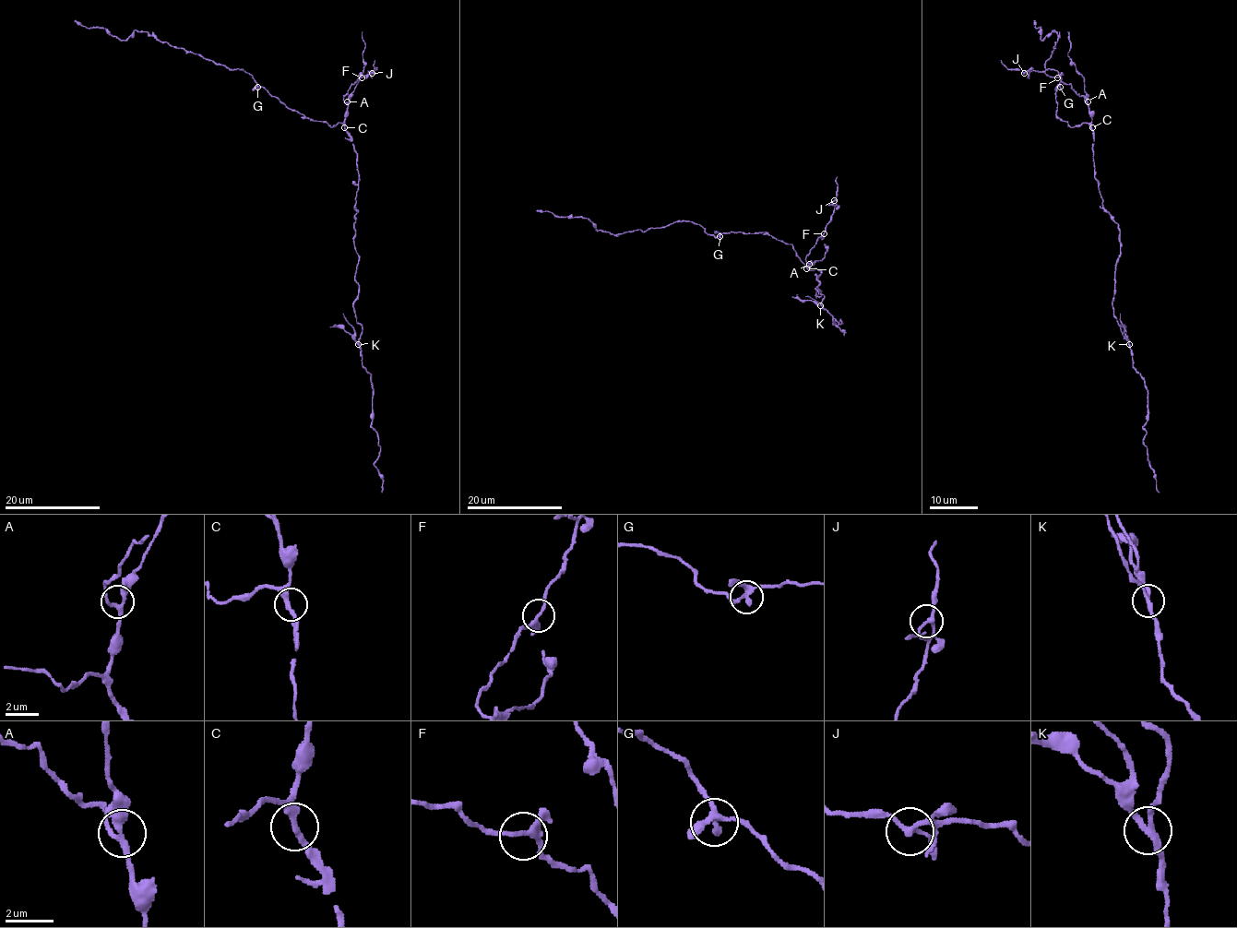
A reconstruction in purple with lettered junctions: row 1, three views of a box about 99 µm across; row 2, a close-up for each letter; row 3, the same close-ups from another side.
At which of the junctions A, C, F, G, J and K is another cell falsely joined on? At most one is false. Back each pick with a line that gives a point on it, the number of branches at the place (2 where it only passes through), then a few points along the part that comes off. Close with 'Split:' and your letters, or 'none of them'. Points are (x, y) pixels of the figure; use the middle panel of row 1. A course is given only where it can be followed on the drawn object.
K: Place: (820, 305). Branches: 3. Course of the part to remove: (820, 305), (805, 296)
Split: K

